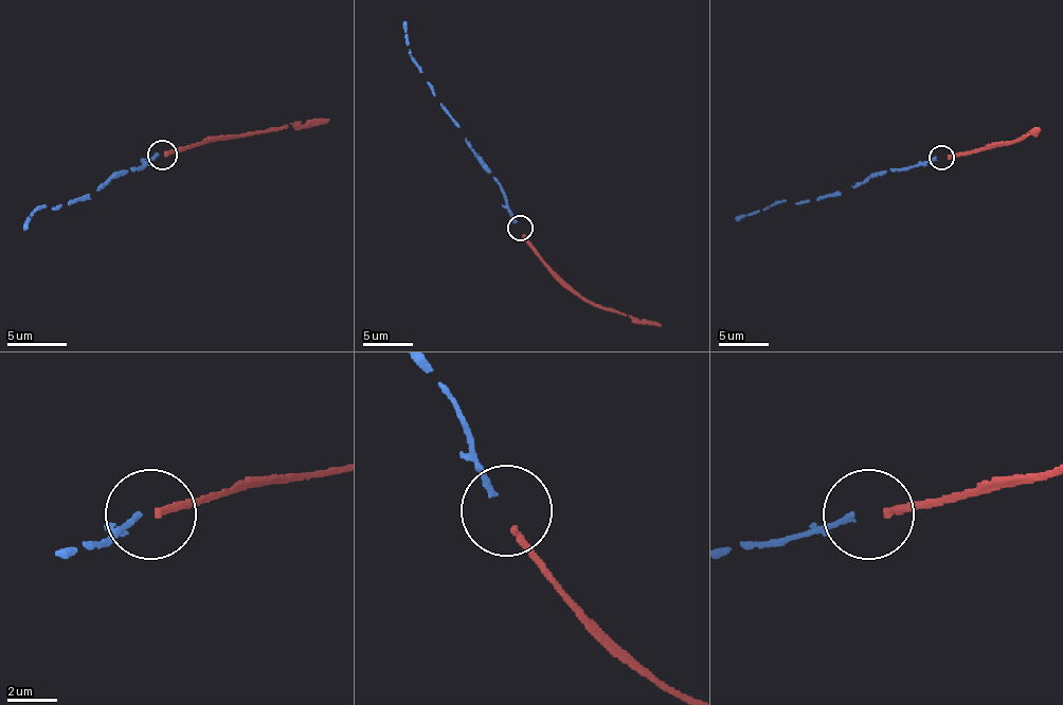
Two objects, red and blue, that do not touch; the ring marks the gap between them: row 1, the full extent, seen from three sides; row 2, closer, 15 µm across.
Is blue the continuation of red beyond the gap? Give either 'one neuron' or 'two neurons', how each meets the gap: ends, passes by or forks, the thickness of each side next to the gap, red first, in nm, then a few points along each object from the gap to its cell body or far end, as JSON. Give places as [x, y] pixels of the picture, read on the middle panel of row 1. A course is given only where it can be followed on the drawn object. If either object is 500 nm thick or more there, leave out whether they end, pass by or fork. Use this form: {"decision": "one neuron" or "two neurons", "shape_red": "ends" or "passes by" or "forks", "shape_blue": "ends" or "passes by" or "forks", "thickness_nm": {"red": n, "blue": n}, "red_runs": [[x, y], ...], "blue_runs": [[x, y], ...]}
{"decision": "one neuron", "shape_red": "ends", "shape_blue": "ends", "thickness_nm": {"red": 260, "blue": 220}, "red_runs": [[523, 235], [582, 297], [660, 327]], "blue_runs": [[518, 222], [507, 208], [505, 193], [470, 147], [410, 55], [402, 22]]}

